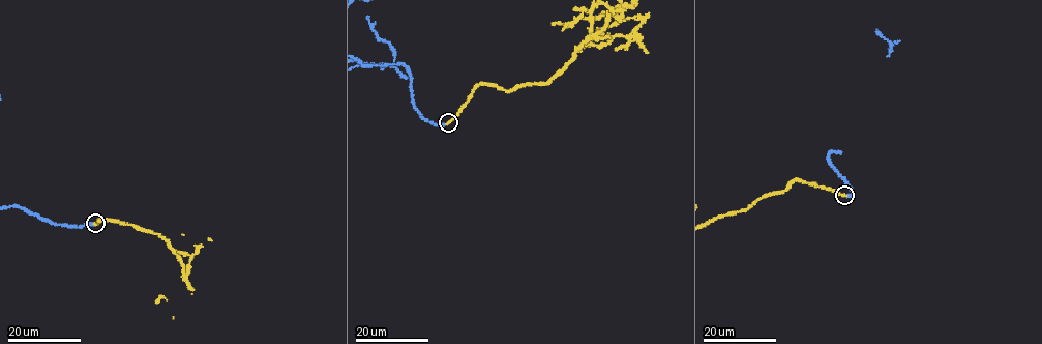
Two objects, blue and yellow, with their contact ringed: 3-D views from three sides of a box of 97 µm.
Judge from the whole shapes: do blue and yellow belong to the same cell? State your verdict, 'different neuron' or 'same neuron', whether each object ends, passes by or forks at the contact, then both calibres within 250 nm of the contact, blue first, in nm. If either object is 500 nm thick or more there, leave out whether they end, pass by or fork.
same neuron; blue ends; yellow ends; calibres 240 and 220 nm

